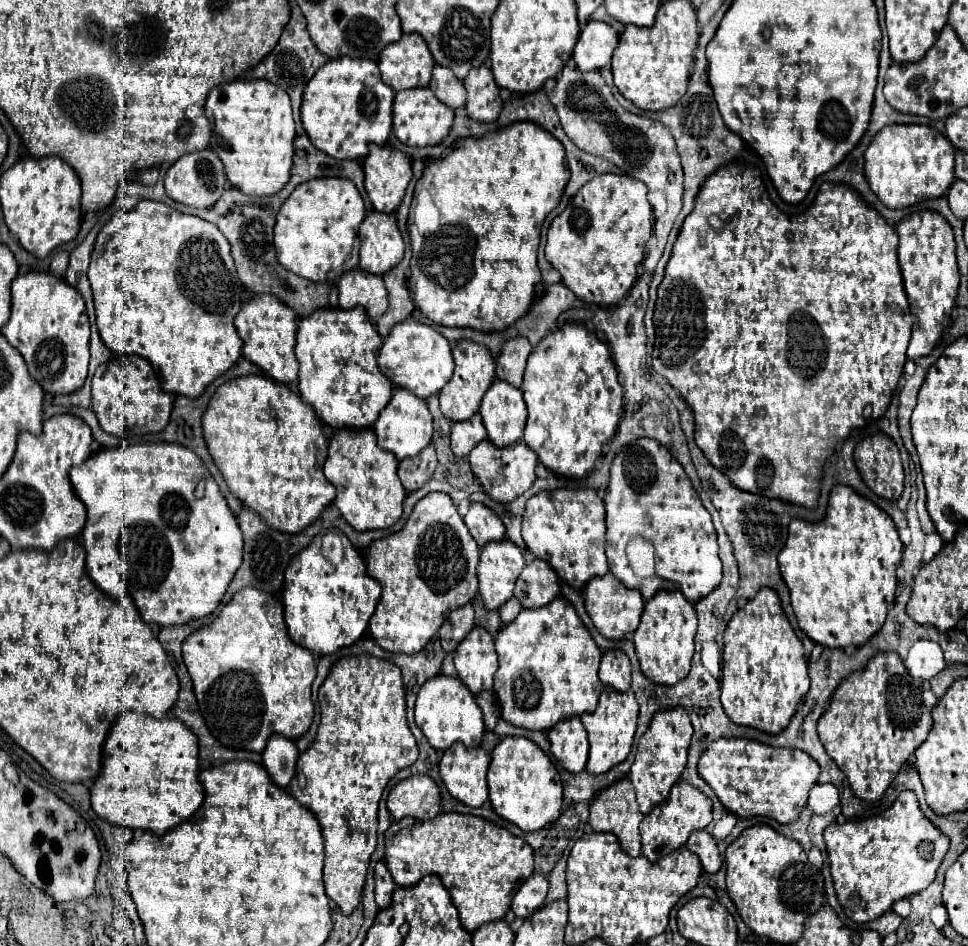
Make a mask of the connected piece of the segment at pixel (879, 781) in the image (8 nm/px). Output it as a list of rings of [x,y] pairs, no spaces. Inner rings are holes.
[[[895,653],[875,655],[863,671],[843,679],[819,719],[819,737],[827,753],[847,775],[853,793],[863,801],[877,801],[889,789],[915,749],[927,739],[933,719],[921,699],[921,687],[911,679]]]

